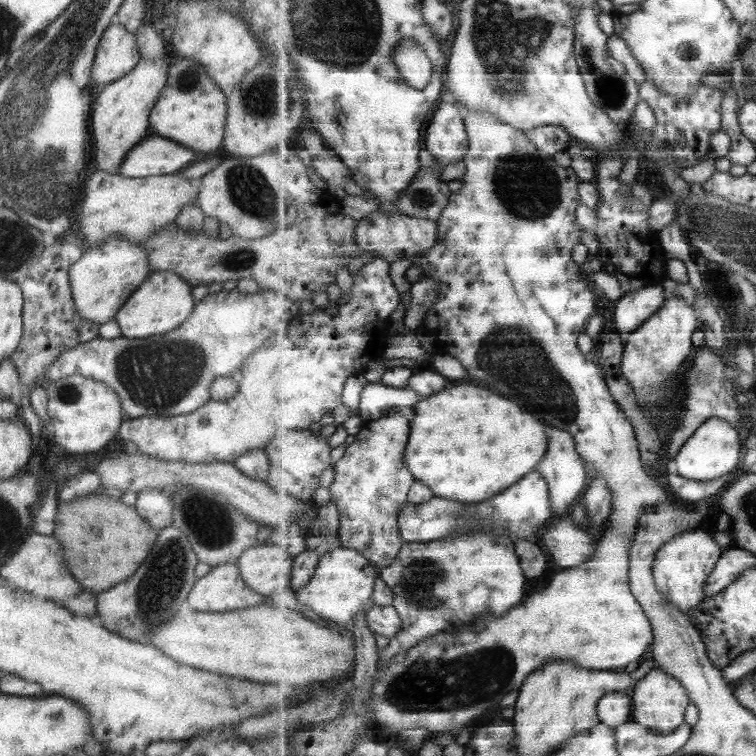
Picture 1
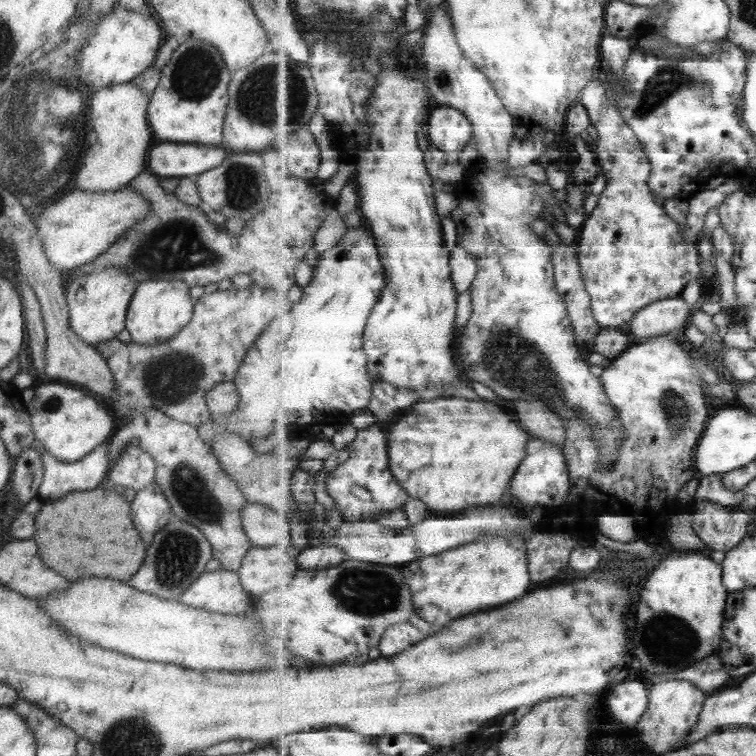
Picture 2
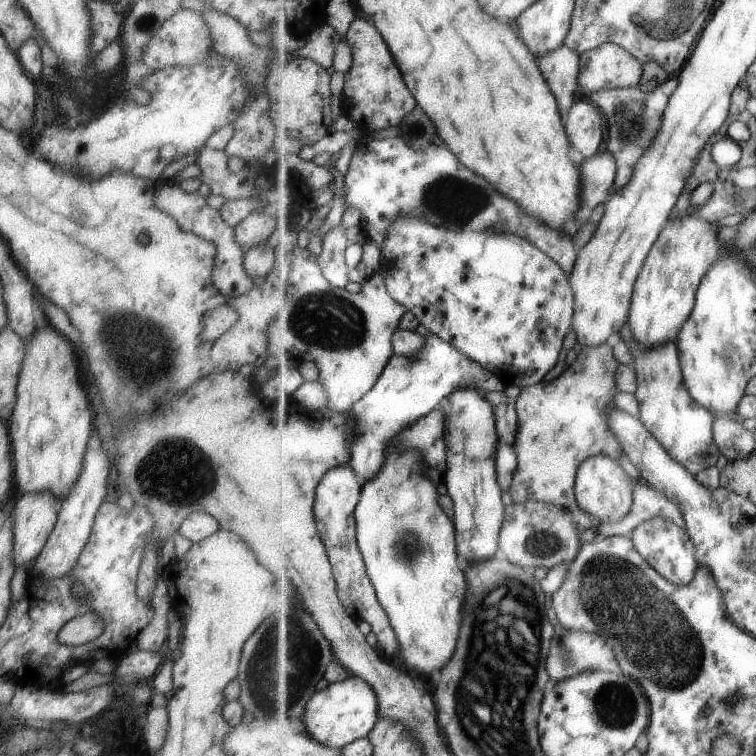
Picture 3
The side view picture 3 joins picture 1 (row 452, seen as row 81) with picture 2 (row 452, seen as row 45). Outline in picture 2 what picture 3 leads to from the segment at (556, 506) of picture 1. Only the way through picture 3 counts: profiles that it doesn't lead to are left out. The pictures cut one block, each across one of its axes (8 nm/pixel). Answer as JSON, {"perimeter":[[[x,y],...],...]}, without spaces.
{"perimeter":[[[541,401],[537,402],[517,402],[515,406],[519,414],[519,424],[527,430],[532,438],[542,438],[548,444],[555,444],[567,458],[564,450],[567,438],[567,430],[564,428],[564,419],[547,407]]]}

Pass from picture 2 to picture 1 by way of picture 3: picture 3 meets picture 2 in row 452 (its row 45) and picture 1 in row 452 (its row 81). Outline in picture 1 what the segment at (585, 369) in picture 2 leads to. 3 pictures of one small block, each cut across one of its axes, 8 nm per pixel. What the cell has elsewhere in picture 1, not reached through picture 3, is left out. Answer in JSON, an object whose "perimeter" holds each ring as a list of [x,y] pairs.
{"perimeter":[[[459,106],[462,109],[462,115],[469,134],[469,154],[465,157],[467,165],[467,174],[461,181],[462,188],[450,195],[450,201],[439,218],[440,225],[440,242],[432,250],[423,254],[423,259],[413,261],[413,266],[421,268],[421,278],[437,279],[441,281],[441,294],[439,300],[429,308],[425,322],[426,328],[437,332],[437,342],[439,342],[440,351],[451,356],[455,356],[465,364],[465,368],[469,370],[469,374],[477,380],[487,382],[493,392],[501,392],[501,396],[509,396],[509,400],[517,400],[517,404],[525,404],[525,408],[529,408],[529,412],[533,412],[533,416],[537,416],[539,420],[545,420],[543,424],[549,424],[557,429],[564,429],[569,432],[576,441],[576,450],[586,462],[587,468],[592,475],[598,471],[613,490],[613,514],[608,518],[603,533],[599,536],[598,552],[593,557],[576,567],[561,569],[551,579],[551,584],[543,590],[537,592],[533,596],[529,596],[523,602],[523,606],[512,608],[511,612],[505,614],[505,618],[493,618],[487,616],[483,622],[477,621],[477,624],[469,625],[469,628],[455,631],[455,633],[441,632],[429,639],[423,639],[416,647],[409,651],[401,652],[399,657],[395,657],[393,662],[389,663],[389,667],[385,667],[383,671],[376,674],[375,686],[373,689],[374,697],[369,701],[369,717],[374,720],[376,728],[383,730],[407,730],[411,728],[427,728],[433,735],[437,732],[454,733],[457,730],[463,730],[467,726],[477,725],[475,720],[485,714],[487,710],[491,710],[493,706],[497,706],[501,702],[503,696],[507,696],[513,690],[520,690],[523,682],[527,680],[527,676],[535,670],[539,670],[541,666],[549,664],[549,662],[557,662],[557,660],[565,660],[569,664],[577,664],[581,668],[593,668],[593,670],[619,670],[625,668],[629,664],[640,664],[653,651],[655,642],[655,632],[653,632],[652,621],[645,614],[644,608],[640,601],[632,593],[629,580],[629,568],[631,568],[630,549],[633,543],[633,536],[637,532],[637,524],[639,518],[647,508],[653,508],[657,504],[671,504],[673,496],[669,490],[661,484],[649,470],[647,470],[641,460],[640,443],[633,429],[633,424],[628,420],[626,413],[613,397],[613,393],[609,390],[607,379],[603,368],[600,365],[593,364],[590,357],[581,352],[578,340],[583,332],[586,332],[589,319],[595,314],[595,294],[589,286],[587,279],[589,274],[587,270],[577,264],[573,260],[573,248],[581,243],[581,230],[583,229],[580,222],[577,221],[576,213],[581,206],[580,195],[580,177],[577,176],[572,166],[561,167],[553,159],[553,155],[547,153],[545,158],[536,155],[539,149],[534,142],[521,129],[516,129],[513,125],[505,124],[497,115],[489,113],[489,111],[473,111],[469,107]]]}

